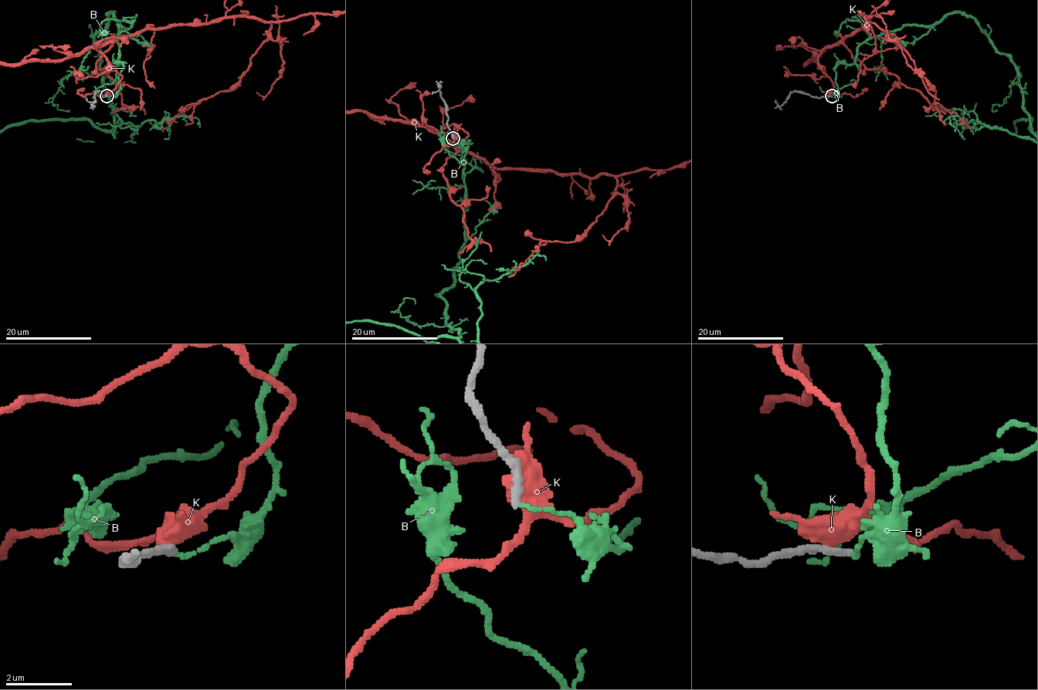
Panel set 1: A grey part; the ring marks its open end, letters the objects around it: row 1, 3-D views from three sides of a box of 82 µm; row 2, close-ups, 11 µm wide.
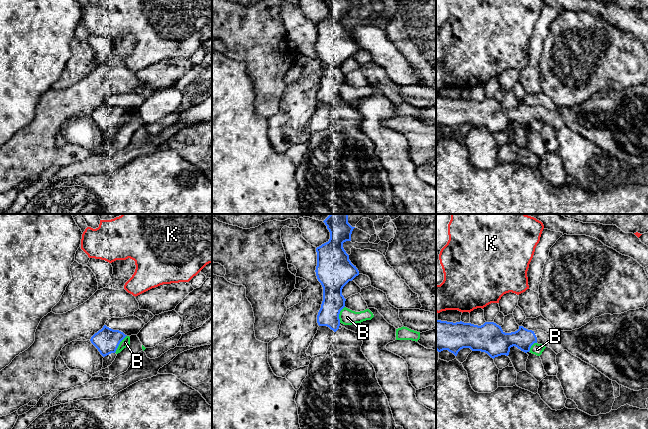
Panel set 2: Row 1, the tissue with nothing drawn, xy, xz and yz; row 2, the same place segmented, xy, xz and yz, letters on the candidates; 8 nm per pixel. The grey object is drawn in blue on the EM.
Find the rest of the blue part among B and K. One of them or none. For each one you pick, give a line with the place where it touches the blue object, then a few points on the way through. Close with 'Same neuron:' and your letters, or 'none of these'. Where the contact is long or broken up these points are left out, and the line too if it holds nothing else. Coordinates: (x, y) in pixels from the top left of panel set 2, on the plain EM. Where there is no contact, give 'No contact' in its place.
Same neuron: none of these

